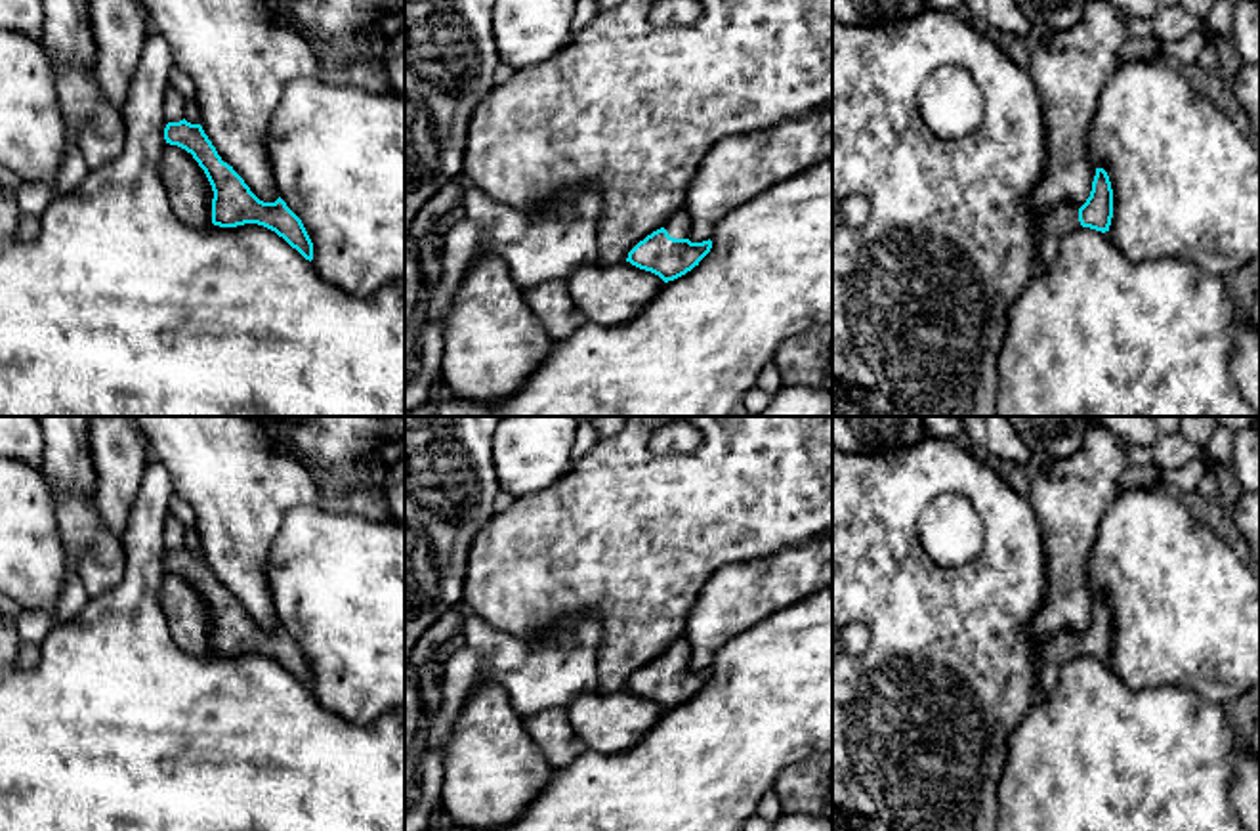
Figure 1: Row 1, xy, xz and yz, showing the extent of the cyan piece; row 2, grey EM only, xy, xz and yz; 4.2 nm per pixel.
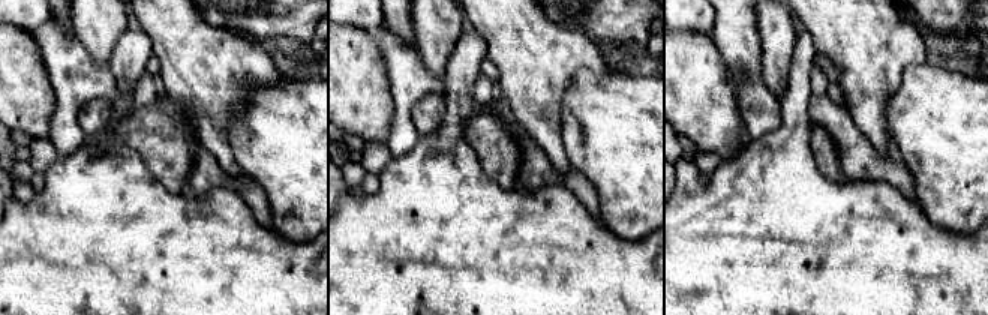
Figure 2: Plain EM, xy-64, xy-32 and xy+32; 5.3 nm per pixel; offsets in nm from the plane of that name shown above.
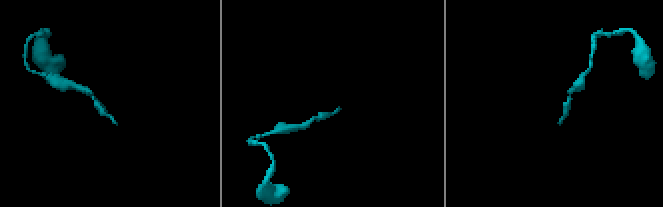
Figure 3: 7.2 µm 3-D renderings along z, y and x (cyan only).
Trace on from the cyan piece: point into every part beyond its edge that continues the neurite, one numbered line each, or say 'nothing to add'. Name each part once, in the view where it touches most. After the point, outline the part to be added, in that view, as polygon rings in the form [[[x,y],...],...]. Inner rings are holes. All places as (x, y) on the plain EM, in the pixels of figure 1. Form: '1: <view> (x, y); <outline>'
1: xz (678, 654); [[[682,638],[676,640],[666,651],[664,657],[668,659],[670,665],[674,667],[685,667],[689,657],[691,657],[691,648],[689,644]]]

